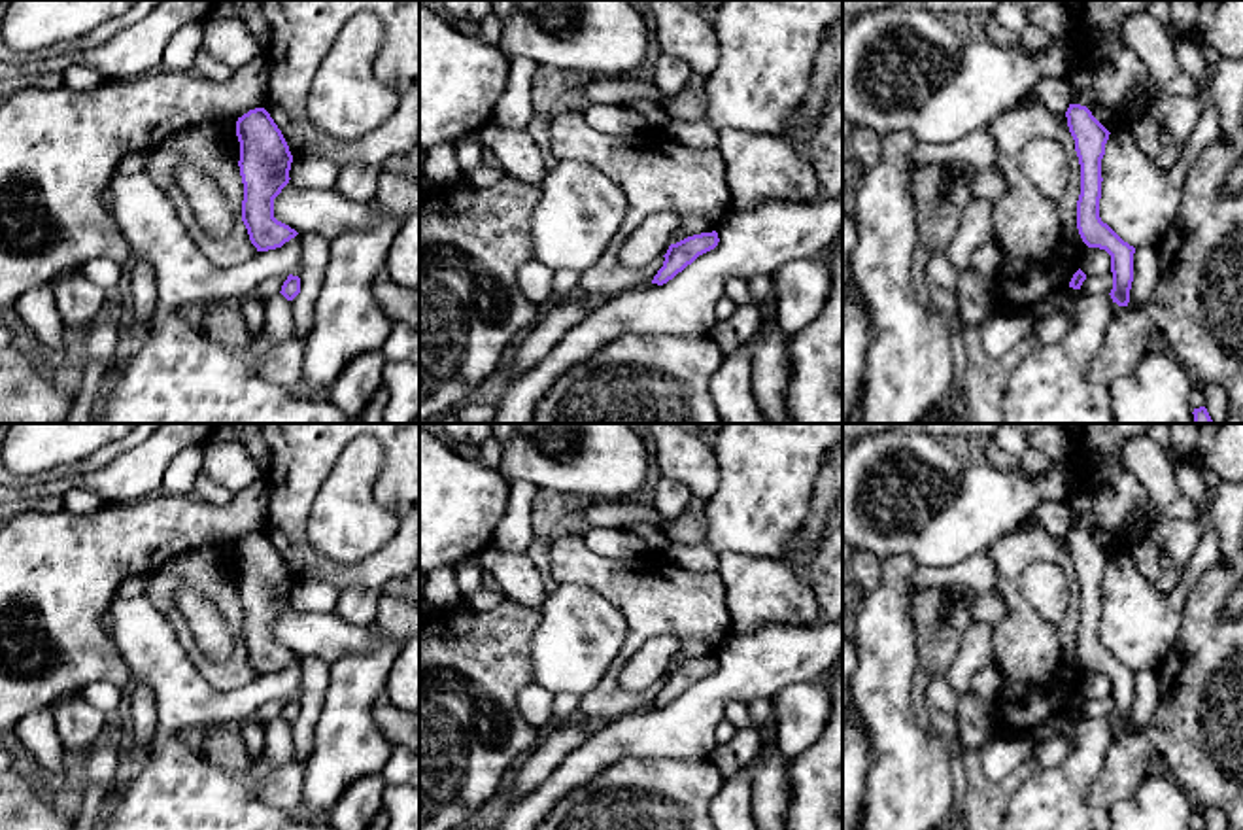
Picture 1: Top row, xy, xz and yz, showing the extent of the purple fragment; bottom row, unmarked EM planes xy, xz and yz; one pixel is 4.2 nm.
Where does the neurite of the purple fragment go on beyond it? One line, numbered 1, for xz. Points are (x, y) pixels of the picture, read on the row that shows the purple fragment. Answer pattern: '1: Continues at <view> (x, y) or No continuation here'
1: No continuation here

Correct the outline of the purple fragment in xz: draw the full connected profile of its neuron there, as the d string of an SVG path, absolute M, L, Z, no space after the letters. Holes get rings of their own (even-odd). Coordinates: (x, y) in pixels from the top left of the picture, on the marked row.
M701 233L688 236L676 244L671 244L667 253L663 255L663 267L654 276L652 284L663 285L673 280L678 272L682 272L688 265L691 265L699 255L714 250L720 238L718 233Z

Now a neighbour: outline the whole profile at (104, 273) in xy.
M94 259L79 268L102 291L111 291L121 276L121 265L111 259Z

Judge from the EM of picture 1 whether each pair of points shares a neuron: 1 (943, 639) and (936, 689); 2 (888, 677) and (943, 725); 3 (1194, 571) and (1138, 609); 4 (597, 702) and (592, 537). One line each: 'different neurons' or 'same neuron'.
1: different neurons
2: different neurons
3: same neuron
4: different neurons

